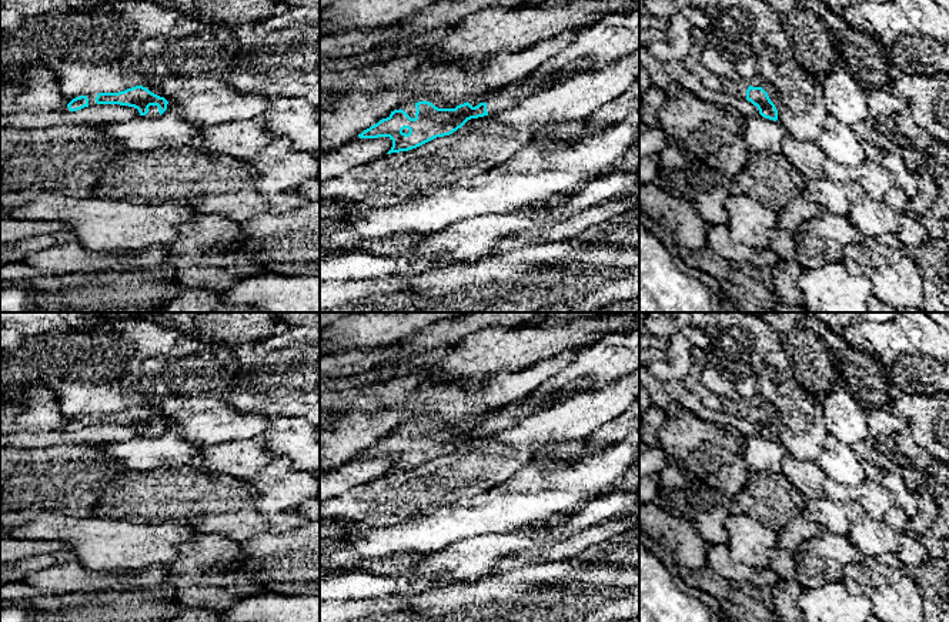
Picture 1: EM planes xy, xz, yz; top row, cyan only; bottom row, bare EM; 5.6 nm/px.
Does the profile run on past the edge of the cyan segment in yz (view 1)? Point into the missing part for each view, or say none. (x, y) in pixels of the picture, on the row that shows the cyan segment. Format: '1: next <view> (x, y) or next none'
1: next yz (729, 87)

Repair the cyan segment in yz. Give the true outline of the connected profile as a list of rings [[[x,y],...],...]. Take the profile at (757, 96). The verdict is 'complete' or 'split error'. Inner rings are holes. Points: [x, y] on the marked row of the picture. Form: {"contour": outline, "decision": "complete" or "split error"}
{"contour": [[[722,78],[722,91],[726,94],[746,98],[758,107],[759,114],[765,118],[778,120],[778,110],[771,101],[768,93],[762,87],[752,87],[749,84],[738,84],[731,80]]], "decision": "split error"}

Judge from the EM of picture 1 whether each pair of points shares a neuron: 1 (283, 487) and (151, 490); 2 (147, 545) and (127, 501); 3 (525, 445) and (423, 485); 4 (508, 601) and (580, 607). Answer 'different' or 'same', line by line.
1: different
2: different
3: same
4: same

